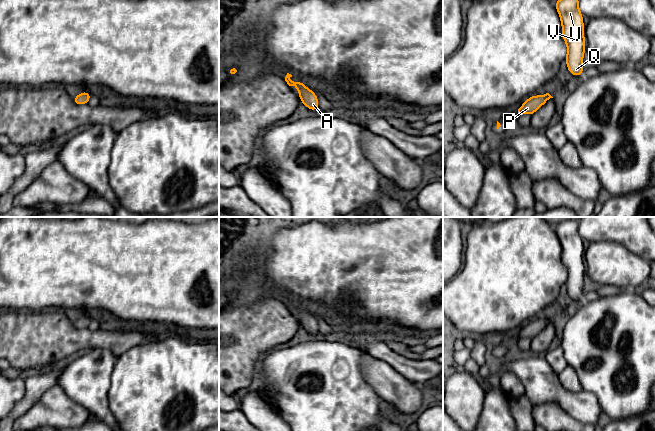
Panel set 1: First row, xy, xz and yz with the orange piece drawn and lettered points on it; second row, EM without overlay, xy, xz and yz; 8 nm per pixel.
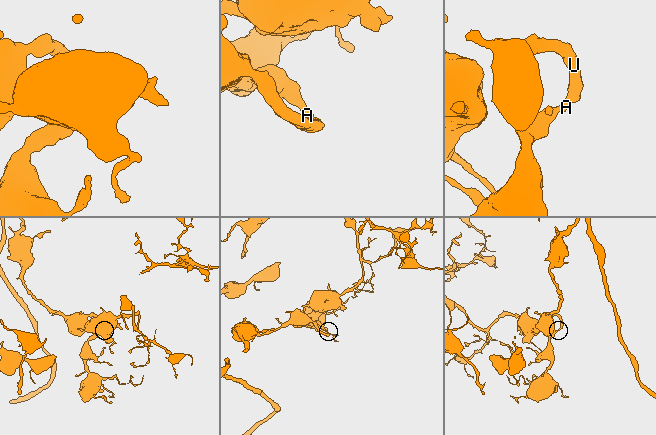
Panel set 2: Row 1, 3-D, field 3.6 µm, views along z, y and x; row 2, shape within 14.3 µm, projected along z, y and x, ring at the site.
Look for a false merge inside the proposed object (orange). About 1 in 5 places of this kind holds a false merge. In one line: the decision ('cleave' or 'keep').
keep

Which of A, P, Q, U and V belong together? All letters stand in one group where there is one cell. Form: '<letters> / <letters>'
A P Q U V

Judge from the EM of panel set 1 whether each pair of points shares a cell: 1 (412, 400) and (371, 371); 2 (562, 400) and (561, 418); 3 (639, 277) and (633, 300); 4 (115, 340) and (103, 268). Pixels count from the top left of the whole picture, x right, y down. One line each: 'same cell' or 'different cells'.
1: same cell
2: different cells
3: different cells
4: different cells

